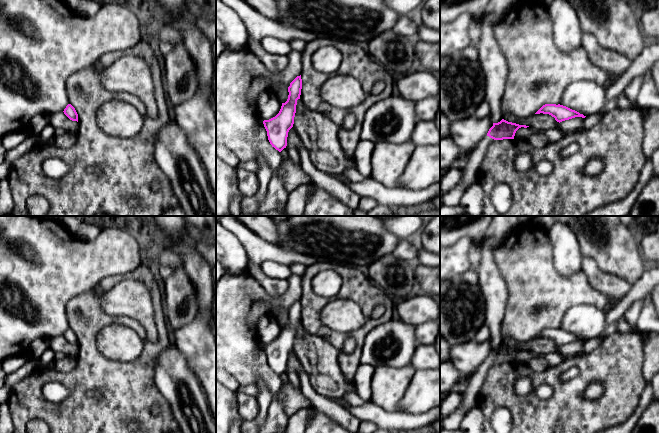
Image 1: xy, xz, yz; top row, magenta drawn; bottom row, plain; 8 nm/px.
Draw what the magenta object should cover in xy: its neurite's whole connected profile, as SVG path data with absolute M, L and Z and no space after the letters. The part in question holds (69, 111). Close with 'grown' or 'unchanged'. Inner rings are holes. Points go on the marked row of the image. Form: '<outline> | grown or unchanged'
M68 104L63 112L70 120L78 122L78 114L71 104Z | unchanged

